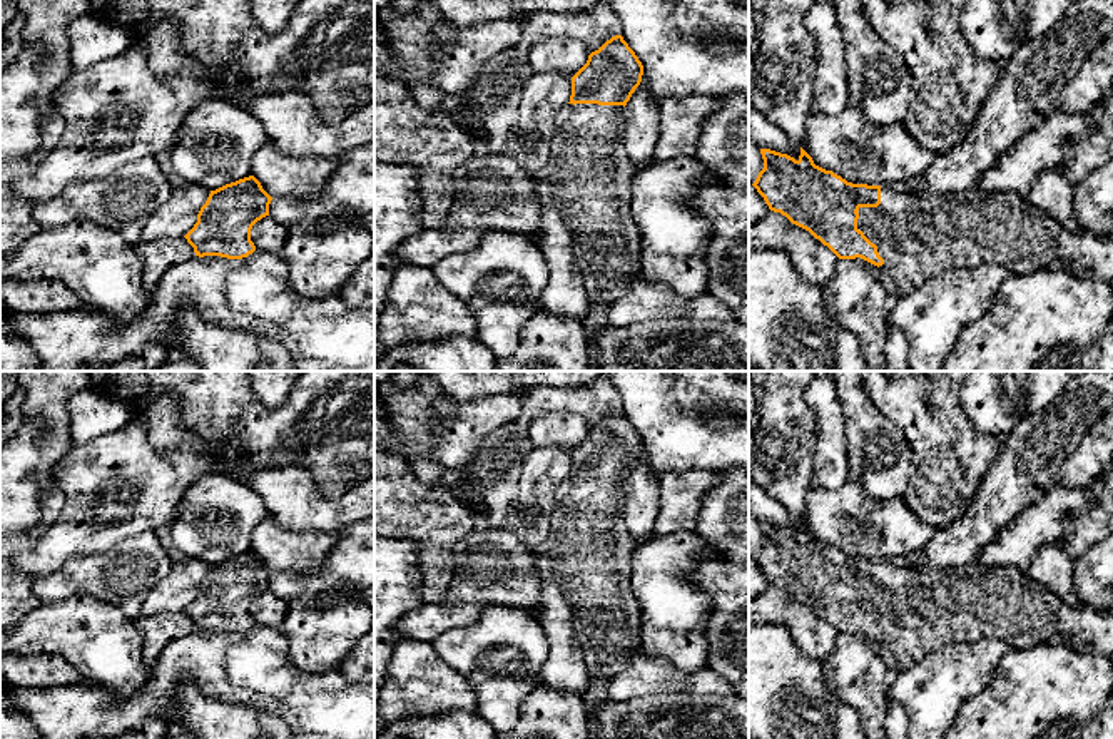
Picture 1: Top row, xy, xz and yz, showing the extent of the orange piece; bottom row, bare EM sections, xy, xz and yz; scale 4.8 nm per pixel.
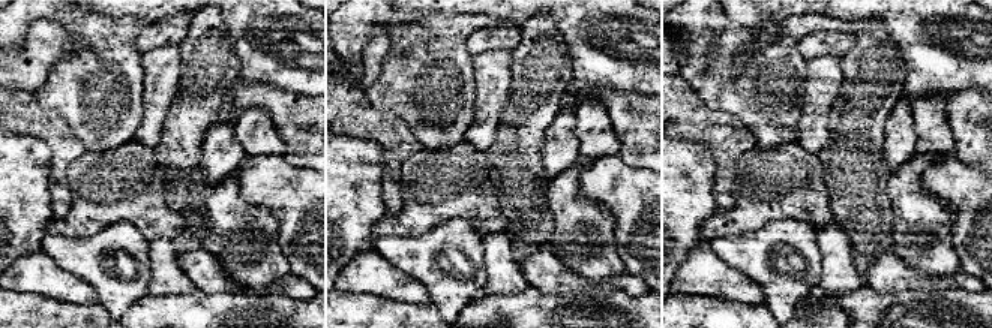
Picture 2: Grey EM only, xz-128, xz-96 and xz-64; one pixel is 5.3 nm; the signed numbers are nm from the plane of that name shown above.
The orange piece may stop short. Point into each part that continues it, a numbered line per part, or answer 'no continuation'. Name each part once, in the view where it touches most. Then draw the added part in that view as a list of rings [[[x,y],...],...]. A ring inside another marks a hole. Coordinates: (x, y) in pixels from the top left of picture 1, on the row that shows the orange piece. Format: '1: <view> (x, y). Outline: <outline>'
1: yz (918, 236). Outline: [[[974,184],[958,194],[924,196],[916,191],[881,186],[881,204],[877,207],[859,207],[857,212],[857,229],[877,246],[877,252],[884,259],[879,271],[884,289],[892,301],[917,291],[941,271],[976,269],[986,264],[998,264],[1014,274],[1031,274],[1060,261],[1073,274],[1088,274],[1095,279],[1113,283],[1113,239],[1096,237],[1090,232],[1071,232],[1046,211],[1013,191],[986,192]]]

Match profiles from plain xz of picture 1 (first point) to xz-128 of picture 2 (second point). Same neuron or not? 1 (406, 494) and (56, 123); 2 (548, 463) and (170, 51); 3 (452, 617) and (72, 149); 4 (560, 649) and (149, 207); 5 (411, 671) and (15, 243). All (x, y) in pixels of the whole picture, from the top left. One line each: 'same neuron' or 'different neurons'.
1: same neuron
2: same neuron
3: different neurons
4: different neurons
5: different neurons

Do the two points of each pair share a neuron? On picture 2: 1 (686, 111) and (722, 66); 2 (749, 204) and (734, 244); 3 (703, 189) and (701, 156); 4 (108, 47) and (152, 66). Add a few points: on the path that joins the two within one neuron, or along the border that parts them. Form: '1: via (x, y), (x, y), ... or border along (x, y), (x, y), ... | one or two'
1: border along (679, 72), (707, 105), (730, 111) | two
2: border along (772, 220), (757, 229), (718, 235), (709, 241) | two
3: via (701, 181), (701, 164) | one
4: border along (143, 54), (141, 96) | two

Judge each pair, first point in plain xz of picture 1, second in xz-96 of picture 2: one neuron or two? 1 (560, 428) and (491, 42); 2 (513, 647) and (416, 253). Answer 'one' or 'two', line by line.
1: one
2: one

